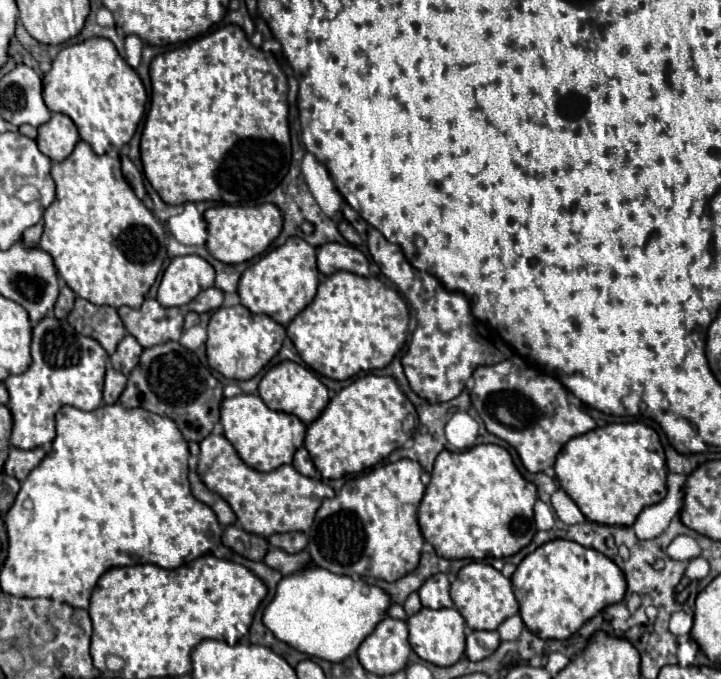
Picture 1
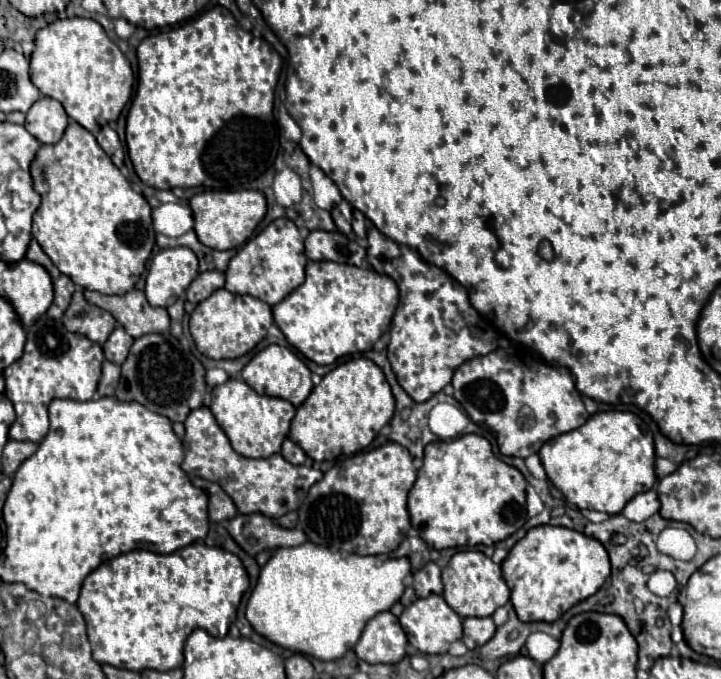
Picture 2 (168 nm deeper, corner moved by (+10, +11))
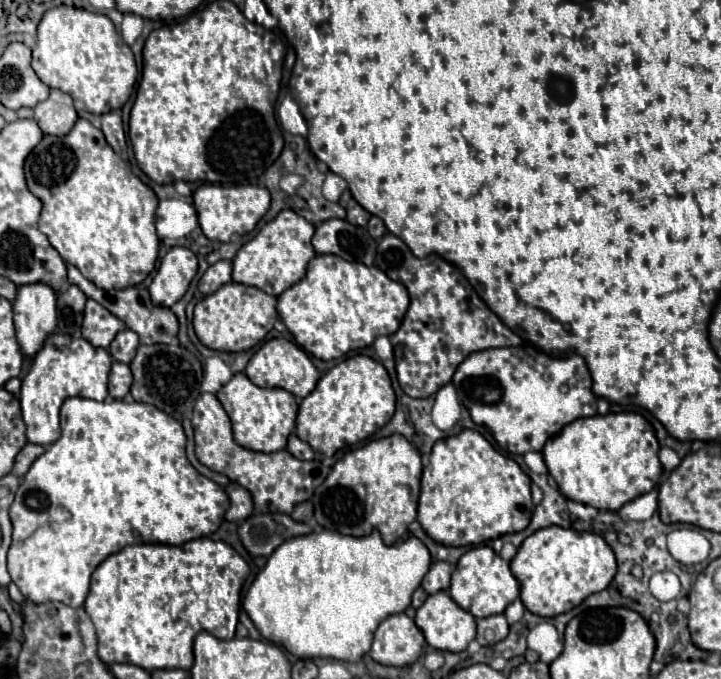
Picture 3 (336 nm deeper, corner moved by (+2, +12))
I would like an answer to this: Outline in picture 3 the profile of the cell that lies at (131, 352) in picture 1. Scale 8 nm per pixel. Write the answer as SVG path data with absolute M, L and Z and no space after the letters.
M122 330L118 332L118 336L112 340L110 344L110 354L114 360L118 362L124 362L124 364L130 364L132 358L136 356L136 350L140 346L140 340L138 340L138 334L132 332L132 330Z

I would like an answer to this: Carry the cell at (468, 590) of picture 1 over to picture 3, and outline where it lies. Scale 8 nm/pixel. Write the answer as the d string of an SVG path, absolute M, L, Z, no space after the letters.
M478 546L468 550L456 564L452 574L452 600L476 618L486 618L492 614L502 614L508 604L520 596L520 584L512 576L508 562L504 562L490 546Z

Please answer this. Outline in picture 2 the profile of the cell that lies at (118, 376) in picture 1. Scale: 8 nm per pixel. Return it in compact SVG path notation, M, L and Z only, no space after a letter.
M104 361L102 363L102 379L100 379L100 385L98 385L98 393L102 397L114 395L116 387L118 387L118 381L120 381L120 367L110 363L110 361Z

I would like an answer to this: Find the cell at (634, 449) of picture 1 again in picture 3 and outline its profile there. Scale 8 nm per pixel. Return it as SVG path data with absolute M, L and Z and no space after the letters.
M618 412L578 418L566 424L558 436L546 442L542 454L548 474L556 480L566 498L594 506L602 512L618 512L624 504L650 492L658 484L662 476L658 450L656 434L642 414Z

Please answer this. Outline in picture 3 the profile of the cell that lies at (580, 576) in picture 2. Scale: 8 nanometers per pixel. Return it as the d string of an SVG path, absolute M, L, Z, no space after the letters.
M548 526L536 530L522 542L510 562L510 570L520 582L520 598L526 610L552 618L578 606L590 594L606 590L616 576L616 558L600 534Z

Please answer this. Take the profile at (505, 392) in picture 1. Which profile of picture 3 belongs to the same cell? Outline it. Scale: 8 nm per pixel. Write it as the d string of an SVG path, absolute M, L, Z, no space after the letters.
M518 346L518 348L488 348L482 352L470 354L454 374L452 380L458 398L470 410L470 416L476 424L486 426L498 446L508 454L526 454L540 452L550 436L556 436L566 424L594 416L596 410L596 394L592 392L592 378L588 366L582 356L570 358L552 358L538 348Z

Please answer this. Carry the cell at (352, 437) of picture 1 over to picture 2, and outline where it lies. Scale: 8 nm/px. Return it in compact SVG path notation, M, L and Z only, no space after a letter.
M356 357L326 373L312 389L308 399L296 409L290 439L314 461L334 461L366 449L376 433L390 423L392 415L394 397L382 369L366 357Z

